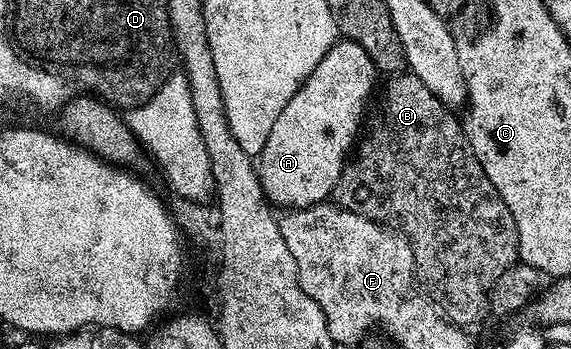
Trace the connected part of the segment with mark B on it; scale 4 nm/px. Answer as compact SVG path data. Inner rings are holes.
M396 73L389 79L392 80L385 85L384 92L382 92L383 87L379 92L379 95L381 94L380 108L376 111L376 120L373 121L368 136L366 136L366 131L363 138L359 140L354 154L345 162L344 172L338 177L338 185L332 191L331 198L337 207L345 207L347 211L358 213L362 217L372 219L375 223L383 223L385 227L390 227L393 231L399 231L401 235L405 235L416 258L416 274L419 282L422 284L423 290L438 304L439 310L457 325L476 323L484 314L486 316L489 314L488 299L492 295L494 281L498 281L498 277L502 277L502 273L506 273L506 269L510 269L510 265L517 262L520 254L518 229L514 225L514 217L510 213L506 201L502 201L498 189L494 189L490 177L486 177L486 173L466 137L461 120L452 116L455 115L453 108L438 101L438 97L434 97L434 93L430 93L430 89L426 89L426 85L422 85L422 81L418 81L416 75Z

